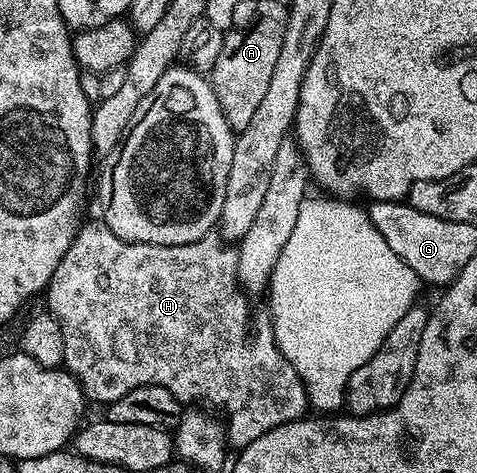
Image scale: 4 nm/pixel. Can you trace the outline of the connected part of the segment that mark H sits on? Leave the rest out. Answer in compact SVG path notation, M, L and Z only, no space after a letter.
M100 220L93 221L90 225L82 224L77 234L73 237L71 247L67 247L67 255L55 267L55 275L51 275L47 286L49 293L48 312L59 323L59 331L63 331L63 365L68 369L78 383L81 391L90 402L101 401L108 403L127 395L127 391L135 391L135 387L163 387L175 395L175 399L182 406L189 407L192 401L202 401L210 410L218 409L222 413L225 436L234 450L240 451L247 447L259 435L267 435L275 427L283 423L300 421L306 416L310 408L309 396L303 387L303 379L291 367L291 363L282 355L273 337L273 326L268 320L261 321L249 333L249 301L246 290L242 288L237 279L237 250L232 244L226 243L220 236L210 235L199 239L195 243L182 245L152 245L151 243L131 243L119 239L115 231L111 231Z

